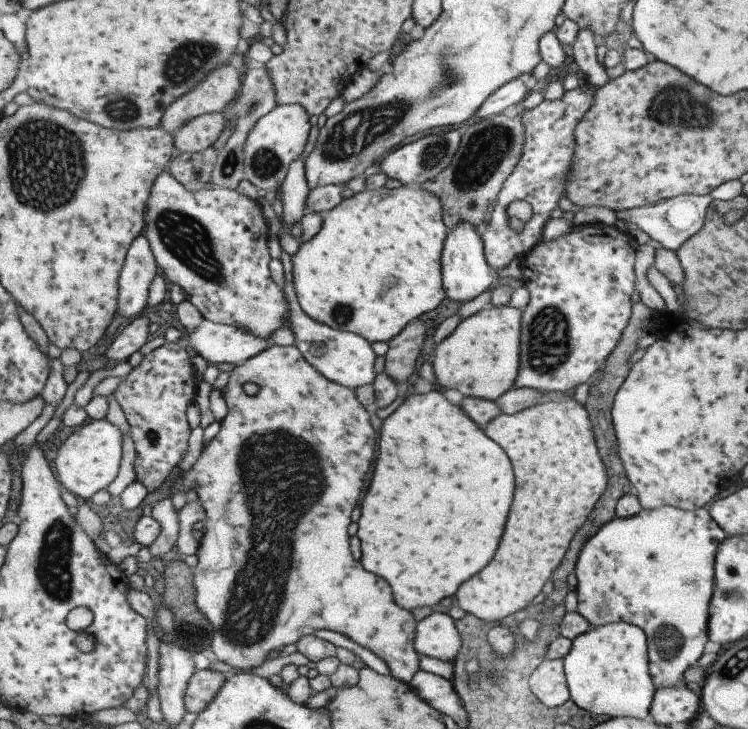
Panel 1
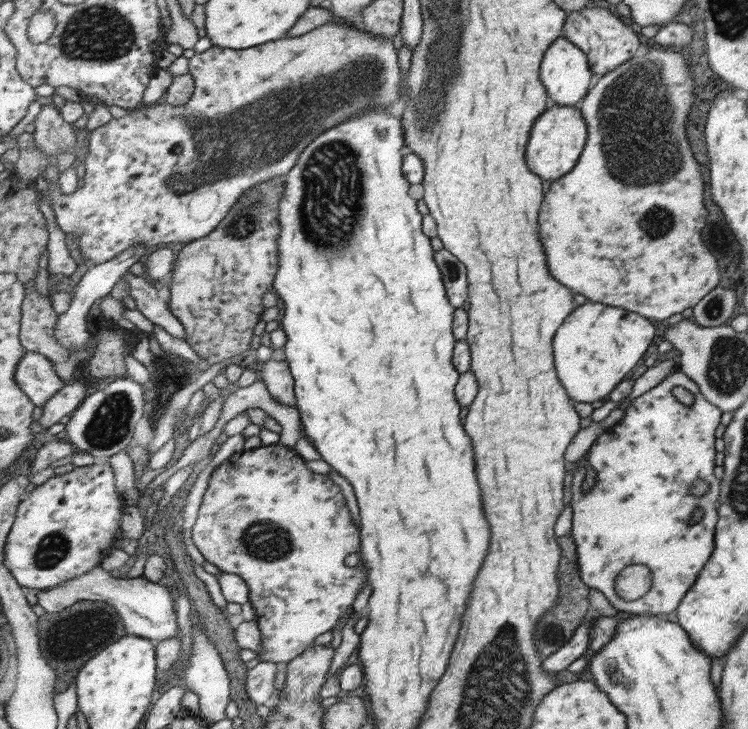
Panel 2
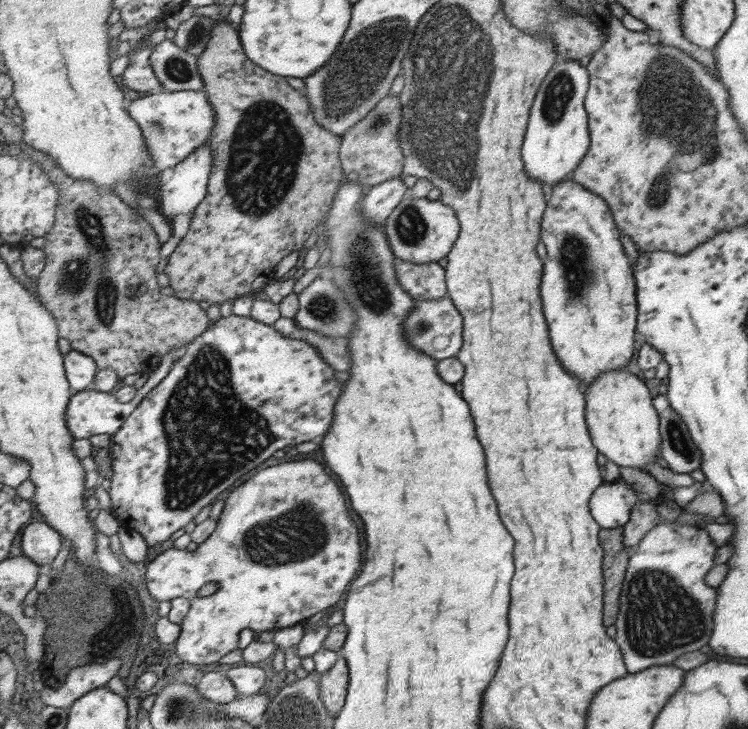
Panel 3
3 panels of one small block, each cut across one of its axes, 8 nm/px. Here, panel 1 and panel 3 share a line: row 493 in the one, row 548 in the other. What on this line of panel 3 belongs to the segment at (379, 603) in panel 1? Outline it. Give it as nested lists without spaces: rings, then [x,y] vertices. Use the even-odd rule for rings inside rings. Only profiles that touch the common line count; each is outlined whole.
[[[303,459],[299,461],[289,461],[265,467],[265,470],[261,470],[261,472],[255,474],[253,478],[248,478],[238,487],[235,487],[235,490],[230,492],[228,497],[224,500],[224,509],[218,518],[218,526],[215,532],[194,551],[186,549],[178,550],[174,548],[167,549],[148,563],[146,586],[149,594],[158,602],[170,601],[171,603],[174,599],[181,599],[181,597],[191,601],[189,615],[185,618],[185,621],[181,622],[182,634],[175,643],[178,654],[183,660],[193,664],[213,664],[219,662],[219,660],[221,660],[223,656],[227,656],[229,652],[239,649],[241,630],[245,630],[245,628],[251,629],[256,635],[260,632],[276,632],[285,628],[291,628],[299,623],[304,624],[305,620],[308,620],[311,616],[315,616],[315,614],[319,614],[319,612],[323,612],[328,608],[335,608],[342,604],[348,593],[348,589],[356,580],[359,570],[361,570],[361,564],[363,564],[361,554],[363,554],[361,530],[359,530],[359,526],[355,524],[355,520],[351,518],[347,500],[345,500],[345,496],[343,496],[341,486],[337,484],[337,480],[325,470],[323,464],[319,464],[319,462],[315,460]],[[209,583],[216,583],[218,589],[212,595],[199,598],[197,592]]]

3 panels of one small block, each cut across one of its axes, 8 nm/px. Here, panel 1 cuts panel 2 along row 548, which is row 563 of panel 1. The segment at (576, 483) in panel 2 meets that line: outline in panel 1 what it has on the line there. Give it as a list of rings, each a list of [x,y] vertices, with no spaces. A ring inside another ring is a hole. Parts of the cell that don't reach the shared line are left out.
[[[669,505],[643,510],[629,518],[616,517],[601,527],[583,547],[576,568],[577,610],[593,627],[627,622],[646,633],[649,673],[655,691],[683,684],[683,672],[694,666],[707,642],[708,604],[714,589],[713,563],[718,544],[726,537],[705,508],[684,511]]]

